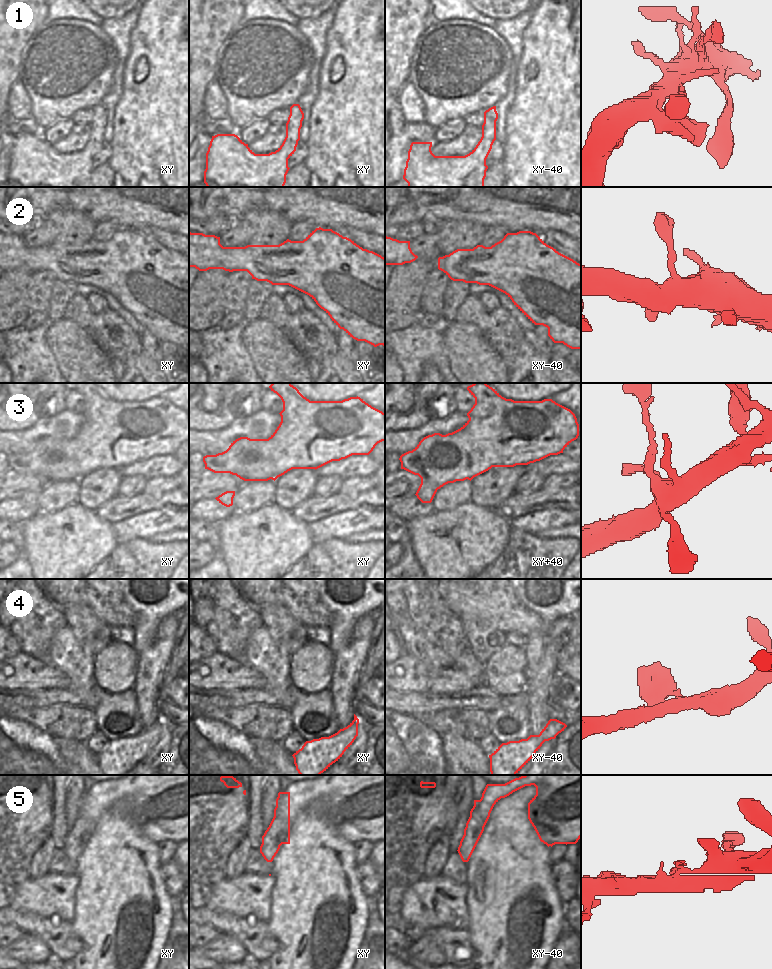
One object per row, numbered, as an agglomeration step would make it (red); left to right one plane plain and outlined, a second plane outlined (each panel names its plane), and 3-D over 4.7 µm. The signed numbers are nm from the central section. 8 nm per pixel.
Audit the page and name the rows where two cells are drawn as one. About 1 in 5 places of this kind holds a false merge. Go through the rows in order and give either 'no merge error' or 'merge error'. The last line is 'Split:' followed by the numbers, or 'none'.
1: no merge error
2: no merge error
3: no merge error
4: no merge error
5: no merge error
Split: none

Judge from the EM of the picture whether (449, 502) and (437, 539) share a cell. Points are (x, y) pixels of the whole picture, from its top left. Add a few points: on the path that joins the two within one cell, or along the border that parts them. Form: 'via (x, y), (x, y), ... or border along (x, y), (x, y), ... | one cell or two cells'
border along (468, 501), (451, 510), (433, 511) | two cells

